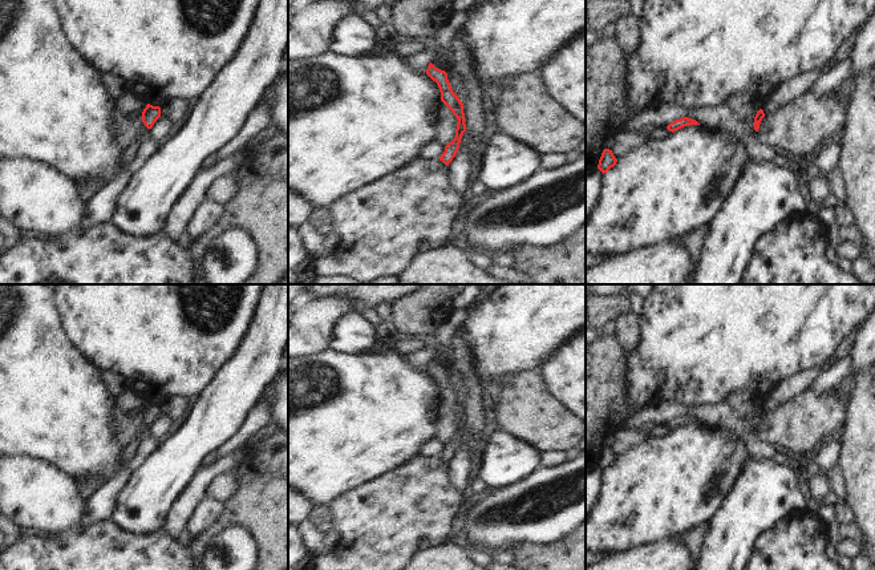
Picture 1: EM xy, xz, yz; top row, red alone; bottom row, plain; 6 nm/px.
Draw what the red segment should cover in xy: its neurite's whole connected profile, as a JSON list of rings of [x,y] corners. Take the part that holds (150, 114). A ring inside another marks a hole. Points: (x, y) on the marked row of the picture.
[[[150,104],[142,112],[142,122],[147,129],[151,129],[154,122],[161,117],[161,108]]]

